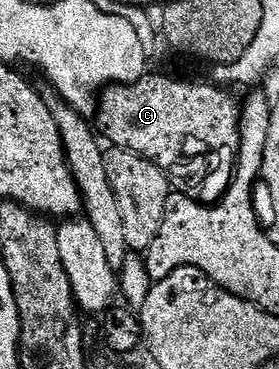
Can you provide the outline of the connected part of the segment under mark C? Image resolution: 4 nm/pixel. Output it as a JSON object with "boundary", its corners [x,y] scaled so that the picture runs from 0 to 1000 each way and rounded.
{"boundary":[[[527,198],[480,225],[405,225],[376,238],[355,260],[355,325],[362,322],[366,344],[358,344],[358,352],[369,366],[369,352],[376,352],[380,371],[394,377],[387,385],[401,396],[434,398],[444,409],[480,409],[480,415],[513,423],[527,436],[570,447],[570,458],[584,458],[591,472],[606,477],[609,509],[631,526],[663,528],[706,550],[774,556],[806,537],[821,499],[835,493],[835,480],[849,461],[849,417],[864,412],[864,290],[806,247],[817,244],[796,241],[749,220],[738,220],[738,225],[659,225],[656,217],[616,214],[606,203],[548,203],[548,198]]]}

